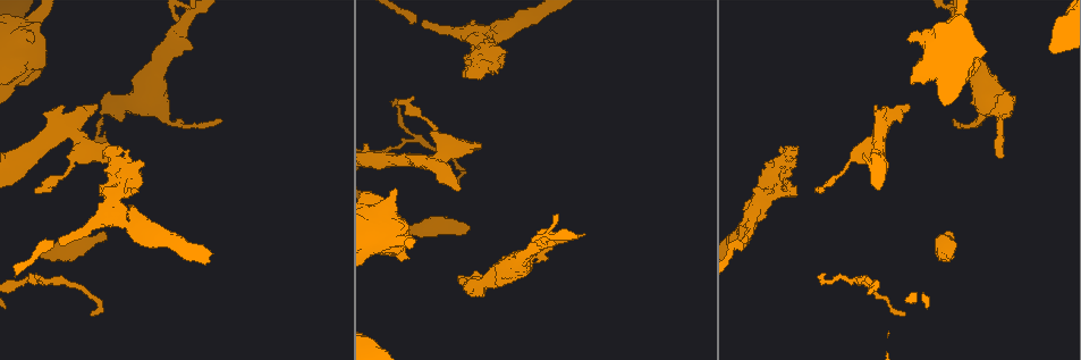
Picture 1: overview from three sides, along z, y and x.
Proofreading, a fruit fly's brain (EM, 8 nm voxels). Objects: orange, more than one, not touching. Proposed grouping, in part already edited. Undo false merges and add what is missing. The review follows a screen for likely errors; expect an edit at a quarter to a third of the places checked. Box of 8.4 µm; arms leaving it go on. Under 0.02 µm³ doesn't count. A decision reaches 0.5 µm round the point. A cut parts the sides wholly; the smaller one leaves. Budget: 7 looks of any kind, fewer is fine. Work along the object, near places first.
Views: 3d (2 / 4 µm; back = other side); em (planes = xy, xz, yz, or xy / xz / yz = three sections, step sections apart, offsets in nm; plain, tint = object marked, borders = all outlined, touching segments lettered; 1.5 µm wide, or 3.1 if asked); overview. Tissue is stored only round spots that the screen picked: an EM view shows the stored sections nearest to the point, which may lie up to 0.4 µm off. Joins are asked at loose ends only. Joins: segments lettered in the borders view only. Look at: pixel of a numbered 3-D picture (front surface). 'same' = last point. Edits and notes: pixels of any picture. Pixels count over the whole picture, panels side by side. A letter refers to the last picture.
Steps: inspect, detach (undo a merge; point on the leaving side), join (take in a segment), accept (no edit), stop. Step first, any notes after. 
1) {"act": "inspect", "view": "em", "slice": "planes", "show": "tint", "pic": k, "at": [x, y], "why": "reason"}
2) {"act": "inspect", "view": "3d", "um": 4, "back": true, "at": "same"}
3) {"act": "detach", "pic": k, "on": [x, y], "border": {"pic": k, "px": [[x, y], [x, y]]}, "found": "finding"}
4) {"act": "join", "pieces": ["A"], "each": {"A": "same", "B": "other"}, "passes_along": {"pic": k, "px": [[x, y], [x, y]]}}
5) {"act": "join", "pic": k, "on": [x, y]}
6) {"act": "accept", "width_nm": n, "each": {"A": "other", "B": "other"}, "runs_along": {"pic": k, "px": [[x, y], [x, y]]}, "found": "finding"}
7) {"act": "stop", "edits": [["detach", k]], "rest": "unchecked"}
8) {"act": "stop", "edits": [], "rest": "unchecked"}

{"act": "inspect", "view": "em", "slice": "planes", "show": "plain", "pic": 1, "at": [478, 144]}

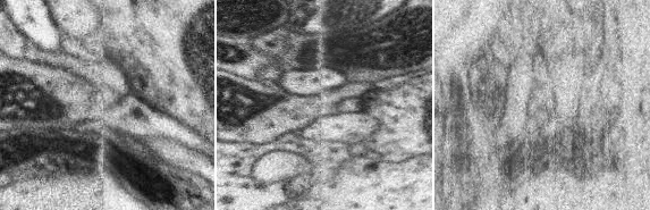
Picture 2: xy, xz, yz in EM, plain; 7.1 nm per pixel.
{"act": "inspect", "view": "em", "slice": "planes", "show": "borders", "at": "same", "why": "see the neighbours"}

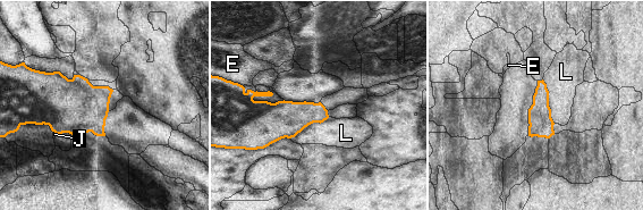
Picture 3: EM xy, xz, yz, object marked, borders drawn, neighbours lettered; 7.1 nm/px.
{"act": "accept", "longest_contact_nm": ["L", 320], "each": {"E": "other", "J": "other", "L": "other"}, "border": {"pic": 3, "px": [[542, 80], [555, 123]]}, "found": "no lettered segment goes on from it"}

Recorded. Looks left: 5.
{"act": "inspect", "view": "3d", "um": 2, "pic": 1, "at": [950, 233], "why": "branch stops here"}

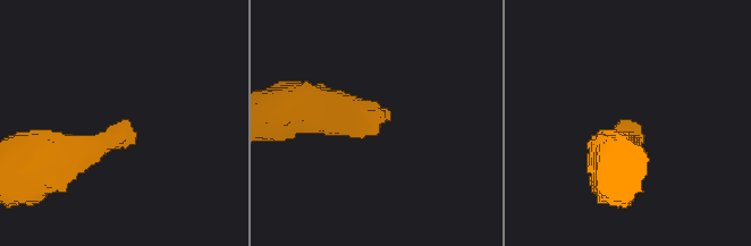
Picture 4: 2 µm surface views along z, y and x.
{"act": "inspect", "view": "em", "slice": "yz", "step": 8, "show": "borders", "pic": 4, "at": [636, 122], "why": "need the tissue"}

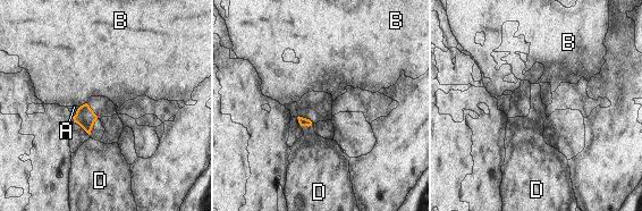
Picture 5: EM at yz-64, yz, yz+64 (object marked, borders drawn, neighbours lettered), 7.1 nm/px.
{"act": "inspect", "view": "em", "slice": "planes", "show": "borders", "at": "same"}

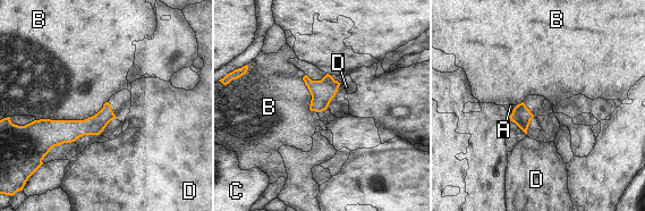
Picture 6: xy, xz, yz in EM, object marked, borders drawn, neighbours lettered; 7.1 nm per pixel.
{"act": "accept", "each": {"A": "other", "B": "other", "C": "other", "D": "other"}, "found": "no lettered segment goes on from it"}

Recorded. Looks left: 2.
{"act": "stop", "edits": [], "rest": "unchecked"}

